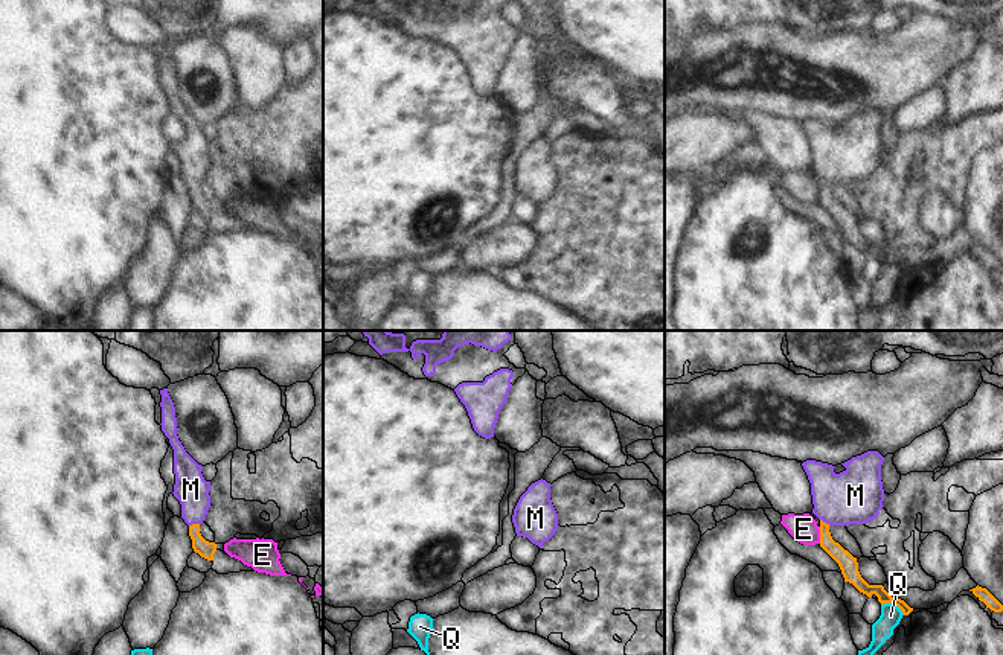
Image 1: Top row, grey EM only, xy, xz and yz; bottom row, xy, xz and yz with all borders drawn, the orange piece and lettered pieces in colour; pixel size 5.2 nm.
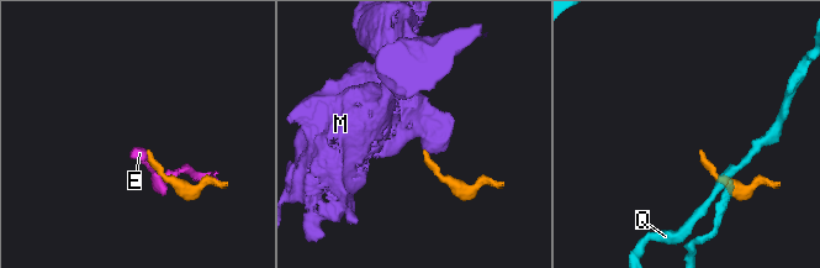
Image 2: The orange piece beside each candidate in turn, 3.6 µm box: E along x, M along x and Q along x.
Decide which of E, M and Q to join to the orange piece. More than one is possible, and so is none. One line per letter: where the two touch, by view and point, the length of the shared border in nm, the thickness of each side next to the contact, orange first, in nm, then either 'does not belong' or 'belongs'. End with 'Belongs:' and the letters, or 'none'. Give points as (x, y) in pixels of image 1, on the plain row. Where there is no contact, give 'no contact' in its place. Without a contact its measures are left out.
E: meets orange in yz at (820, 194); contact 90 nm long; 100 nm thick on the orange side, 150 nm on the other; does not belong
M: meets orange in xy at (194, 183); contact 60 nm long; 90 nm thick on the orange side, 180 nm on the other; belongs
Q: meets orange in yz at (894, 262); contact 140 nm long; 70 nm thick on the orange side, 110 nm on the other; does not belong
Belongs: M

